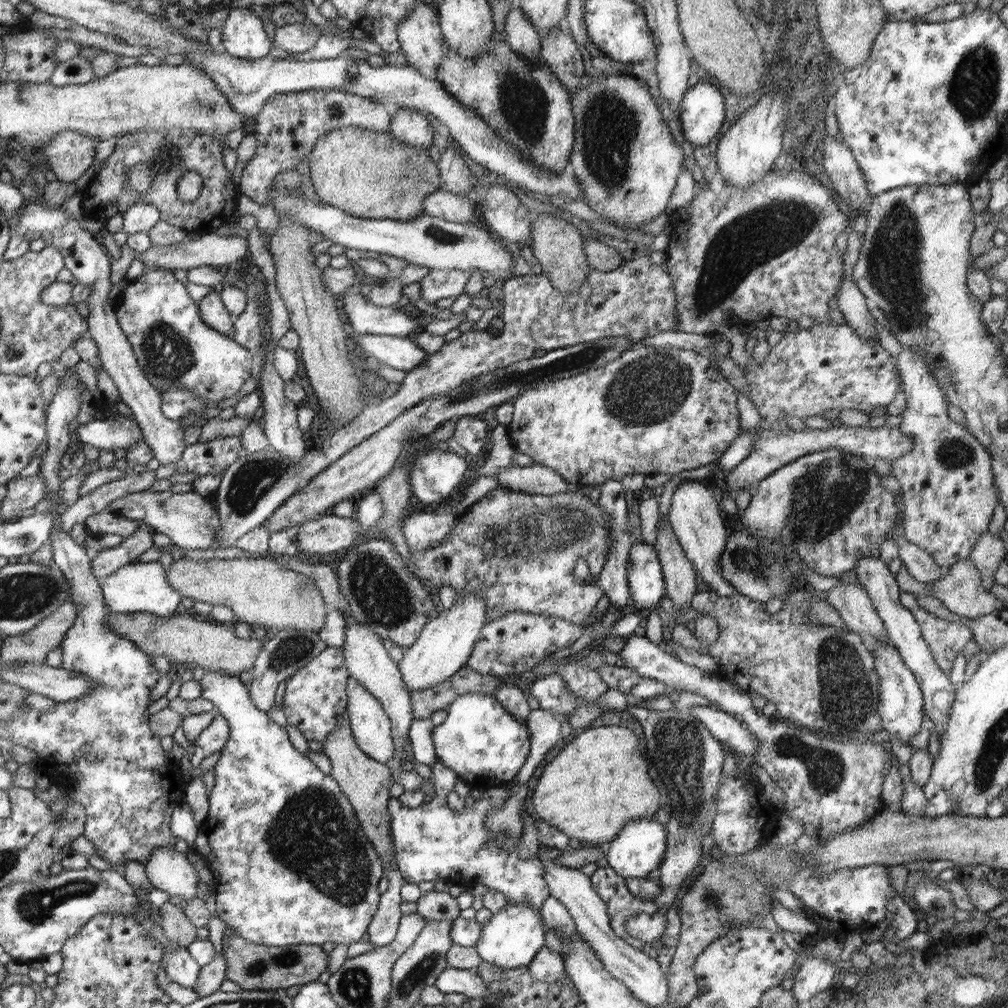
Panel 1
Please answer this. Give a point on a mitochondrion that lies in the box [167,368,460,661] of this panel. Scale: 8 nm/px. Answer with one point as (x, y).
(384, 606)

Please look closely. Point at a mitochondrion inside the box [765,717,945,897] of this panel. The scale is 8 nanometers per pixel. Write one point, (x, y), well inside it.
(824, 770)

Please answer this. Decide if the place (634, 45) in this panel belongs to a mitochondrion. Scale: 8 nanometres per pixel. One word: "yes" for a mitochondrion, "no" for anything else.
no

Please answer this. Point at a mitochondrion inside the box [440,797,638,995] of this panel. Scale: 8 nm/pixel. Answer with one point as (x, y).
(505, 832)

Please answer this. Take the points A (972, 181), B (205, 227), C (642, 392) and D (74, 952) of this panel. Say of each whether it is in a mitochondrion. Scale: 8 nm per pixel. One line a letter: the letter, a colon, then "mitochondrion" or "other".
A: other
B: other
C: mitochondrion
D: other

